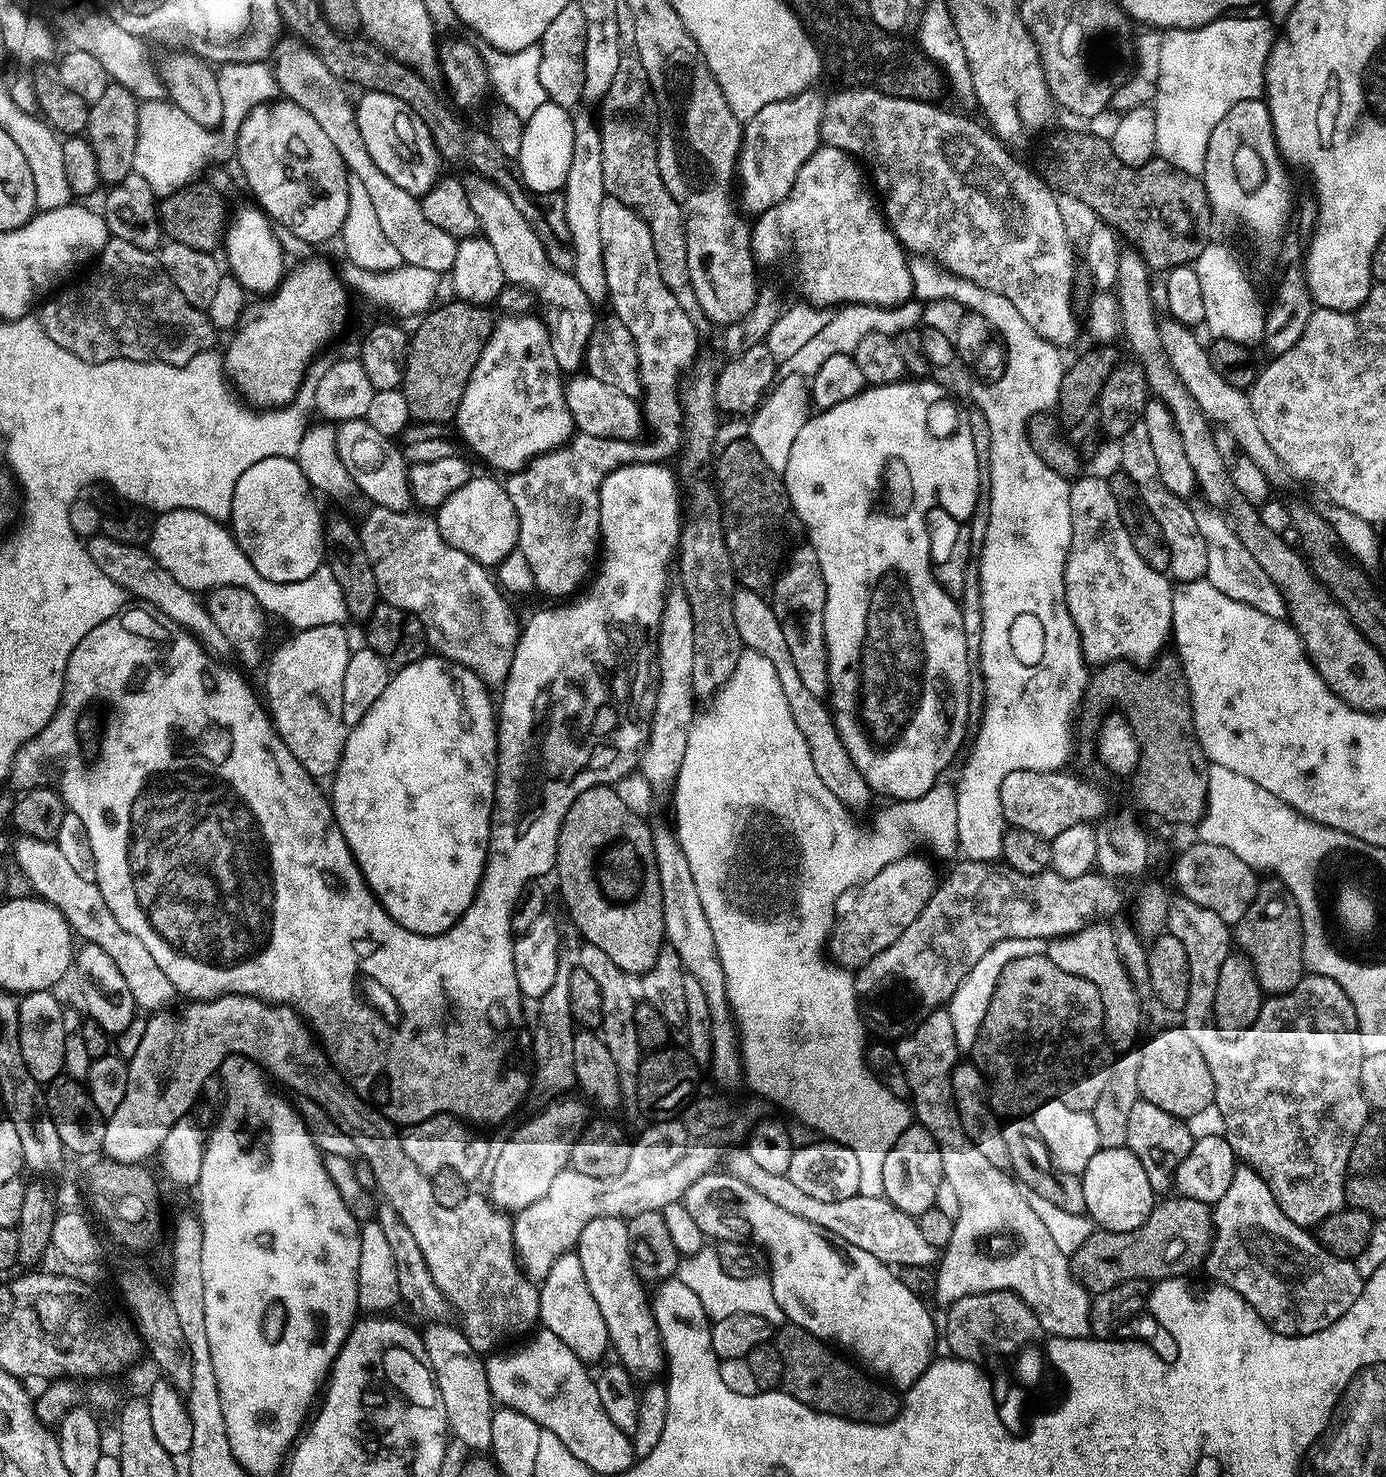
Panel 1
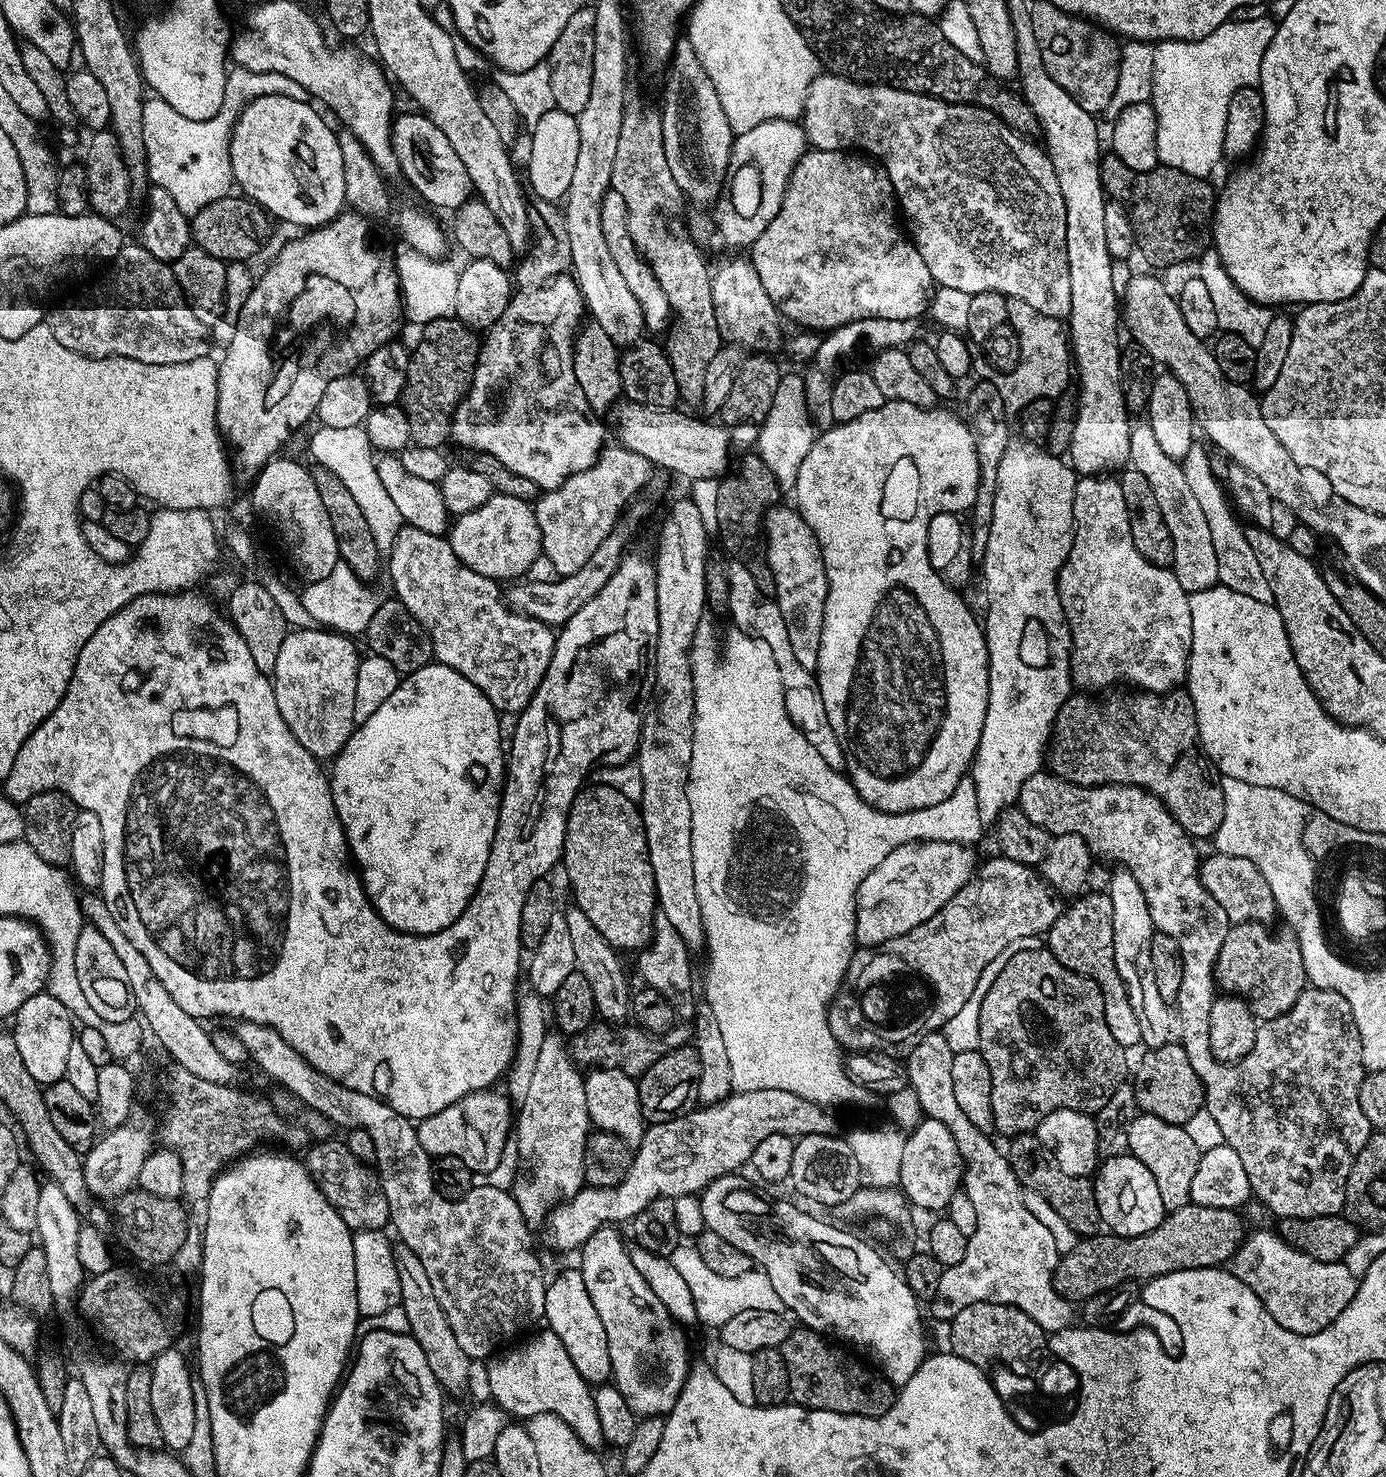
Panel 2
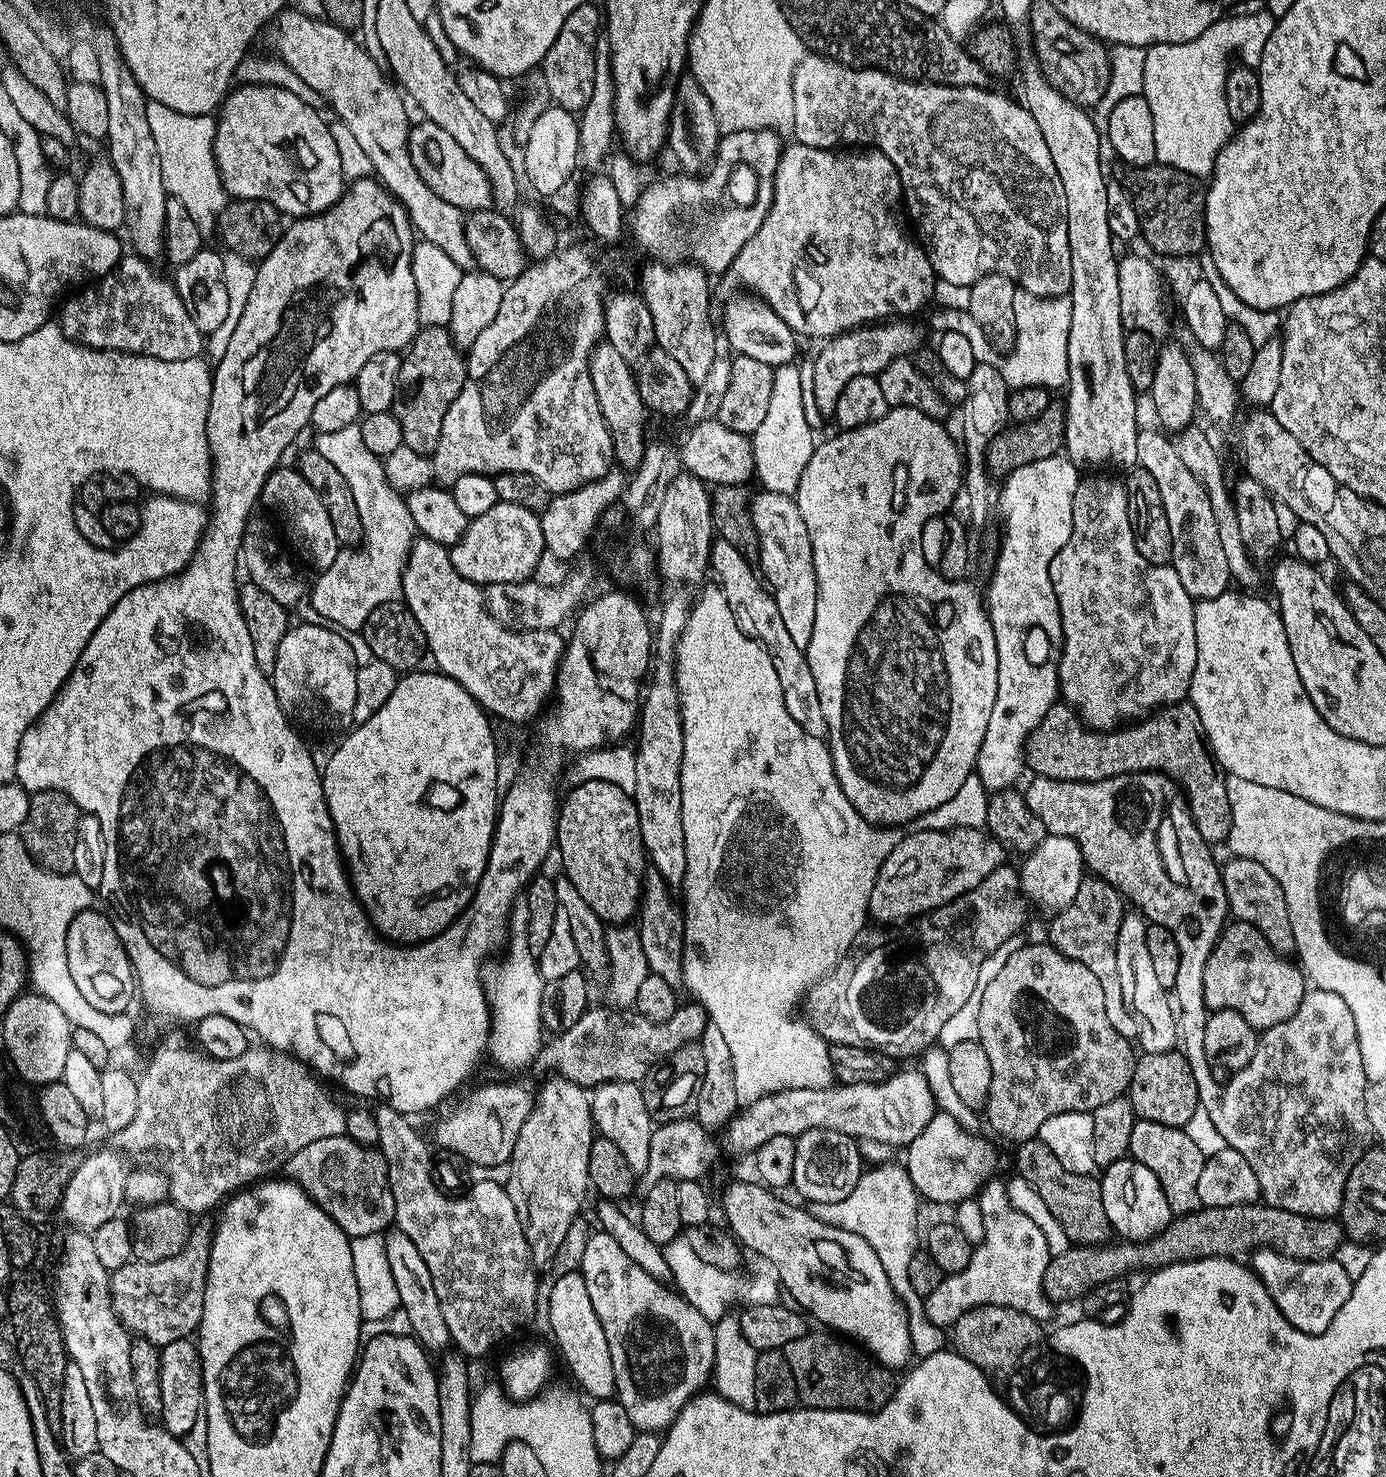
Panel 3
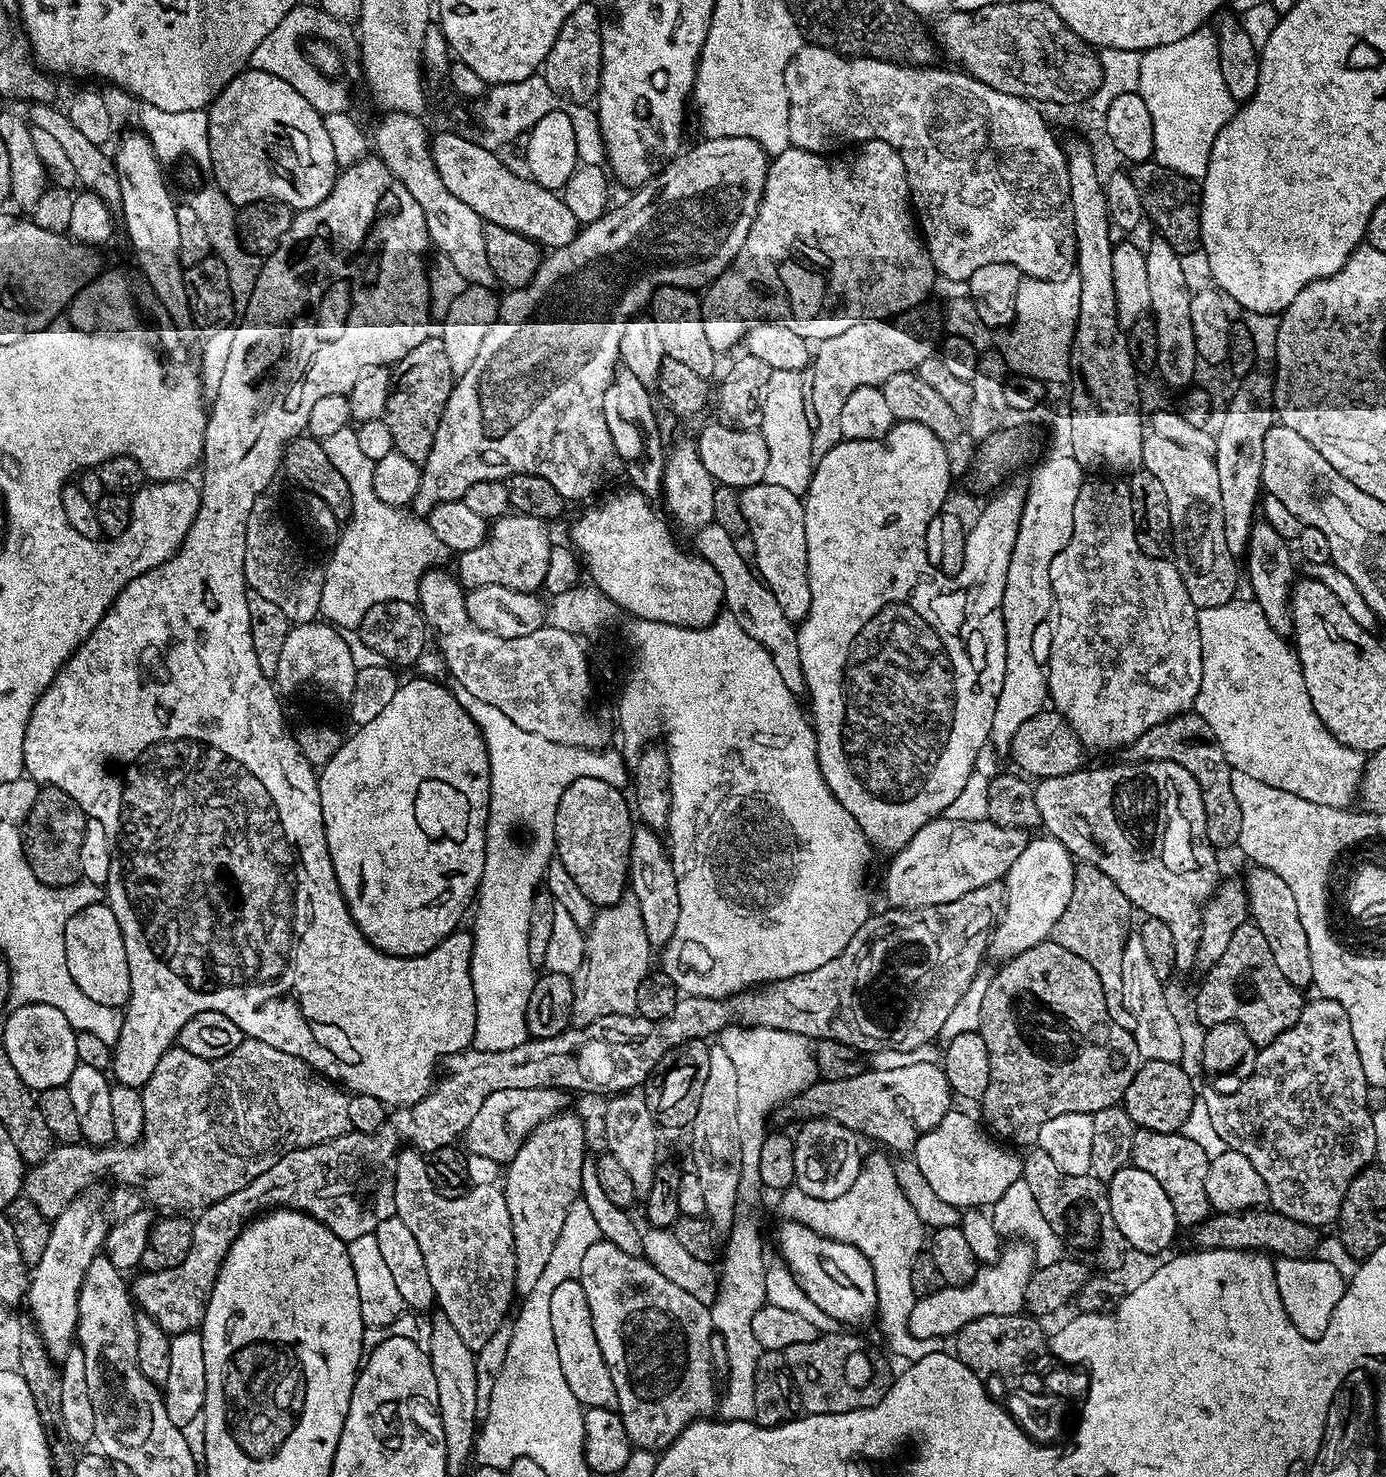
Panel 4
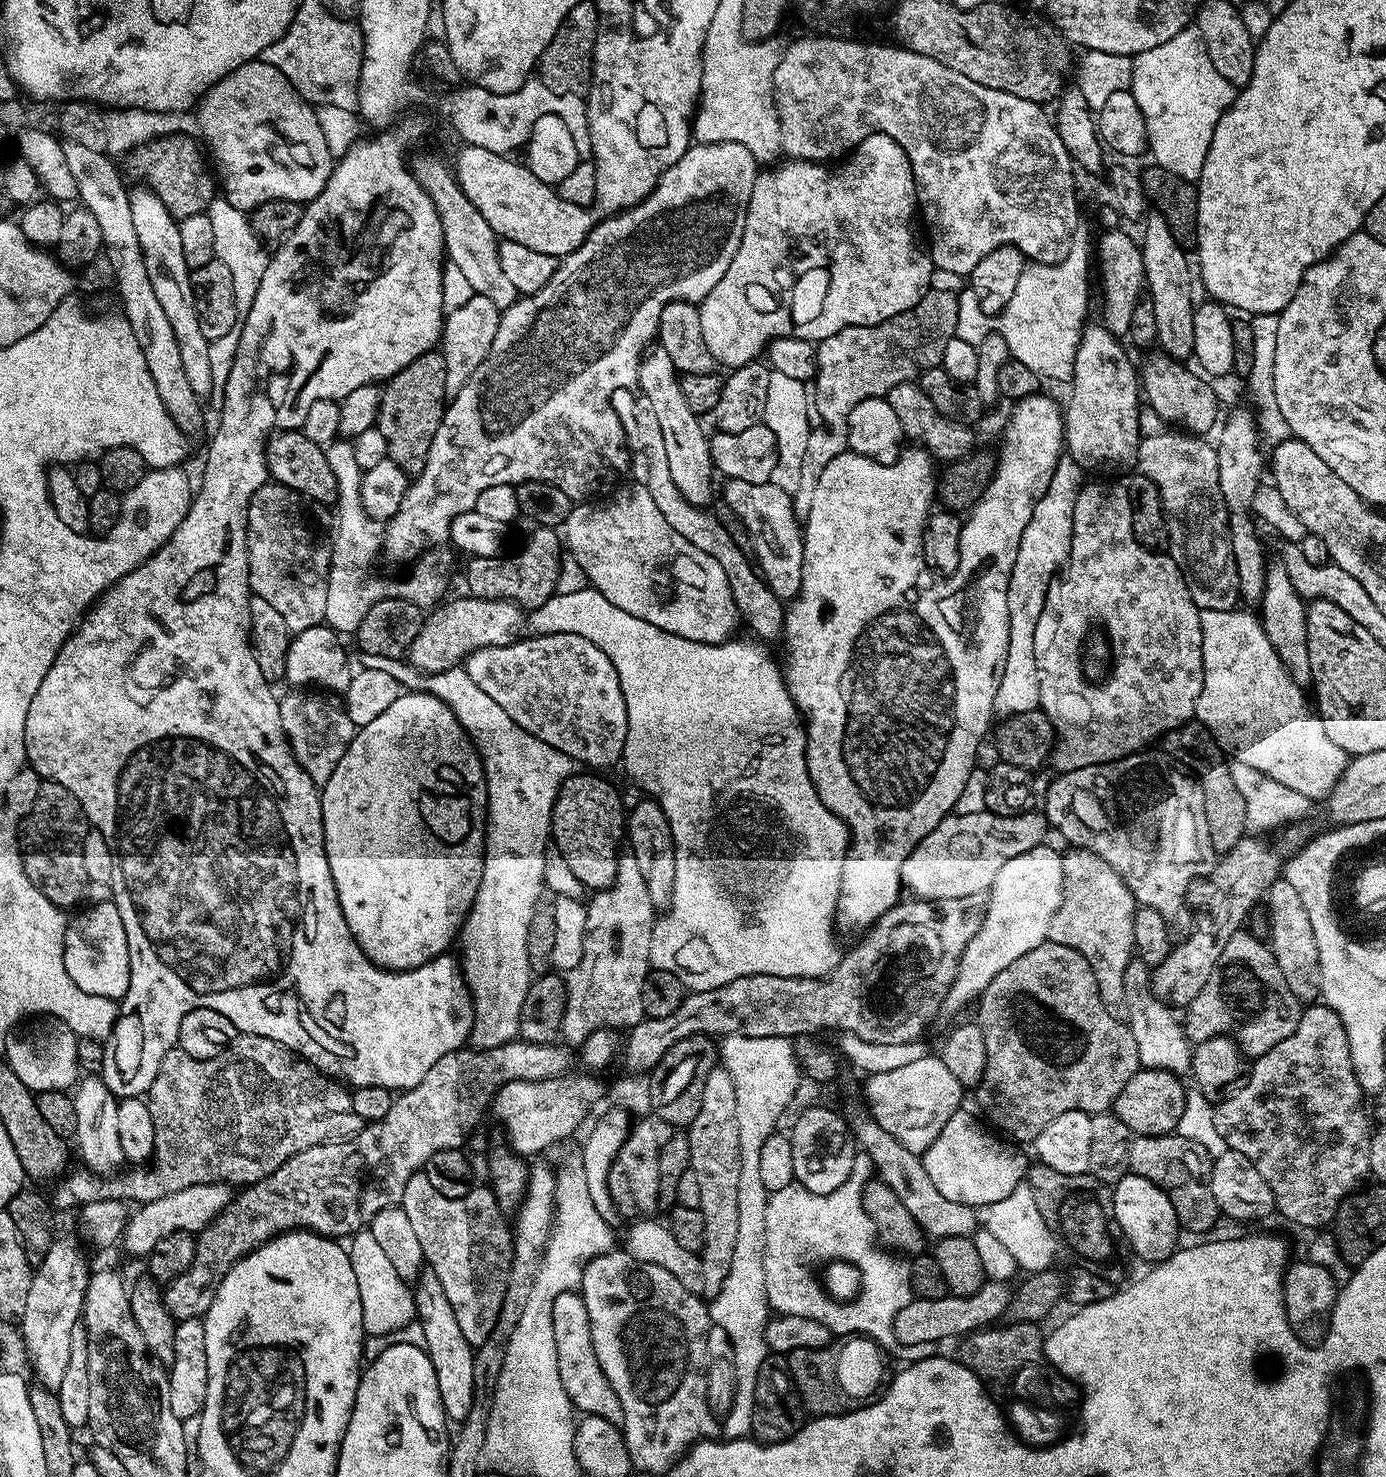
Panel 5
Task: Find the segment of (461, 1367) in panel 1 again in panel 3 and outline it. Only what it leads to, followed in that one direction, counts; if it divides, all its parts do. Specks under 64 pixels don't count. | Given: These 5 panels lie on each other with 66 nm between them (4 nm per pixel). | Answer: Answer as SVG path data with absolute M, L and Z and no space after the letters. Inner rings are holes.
M397 1227L387 1229L383 1233L383 1246L386 1249L386 1258L389 1259L390 1274L394 1277L397 1284L398 1298L400 1299L400 1308L402 1316L408 1319L411 1335L429 1353L443 1353L444 1347L449 1347L450 1341L446 1328L445 1319L442 1318L442 1307L439 1306L438 1295L432 1284L432 1276L430 1270L422 1258L422 1254L418 1252L418 1248L404 1232Z

